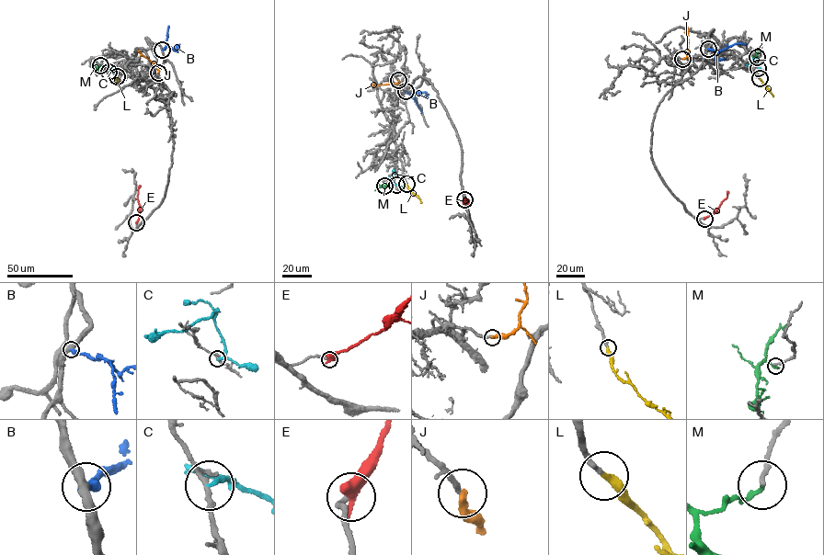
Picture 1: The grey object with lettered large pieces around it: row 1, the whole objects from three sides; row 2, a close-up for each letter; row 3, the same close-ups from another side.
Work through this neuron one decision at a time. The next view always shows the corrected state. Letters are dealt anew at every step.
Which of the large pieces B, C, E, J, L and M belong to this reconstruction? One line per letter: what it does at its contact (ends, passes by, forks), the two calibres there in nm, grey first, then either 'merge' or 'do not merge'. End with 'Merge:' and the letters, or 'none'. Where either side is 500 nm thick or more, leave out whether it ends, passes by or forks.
B: it ends; calibres 400 and 400 nm; do not merge
C: it ends; calibres 140 and 180 nm; do not merge
E: calibres 200 and 650 nm; do not merge
J: it ends; calibres 200 and 340 nm; do not merge
L: it ends; calibres 240 and 360 nm; merge
M: it ends; calibres 200 and 190 nm; do not merge
Merge: L

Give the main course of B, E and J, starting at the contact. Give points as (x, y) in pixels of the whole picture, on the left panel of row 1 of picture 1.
B: (162, 50), (165, 48), (168, 26)
E: (136, 222), (140, 186)
J: (158, 73), (154, 64), (138, 50)

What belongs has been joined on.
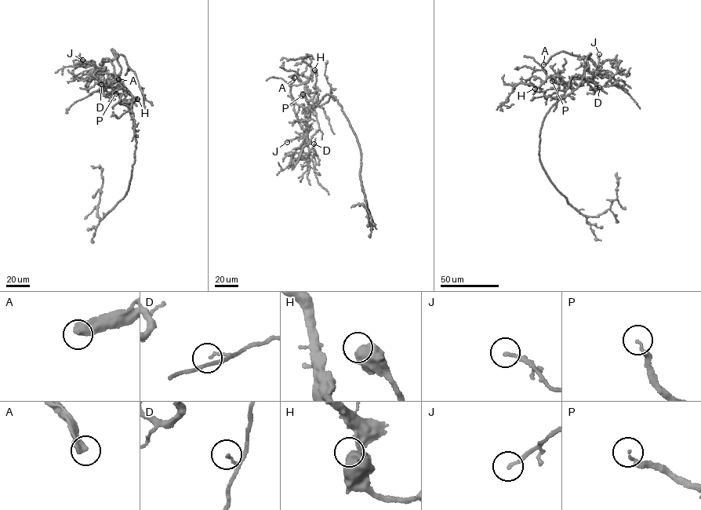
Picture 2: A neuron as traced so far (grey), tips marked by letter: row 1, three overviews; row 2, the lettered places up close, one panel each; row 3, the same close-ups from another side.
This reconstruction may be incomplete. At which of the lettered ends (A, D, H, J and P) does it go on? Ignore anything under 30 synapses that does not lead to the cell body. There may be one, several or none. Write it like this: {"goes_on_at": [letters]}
{"goes_on_at": ["A", "P"]}

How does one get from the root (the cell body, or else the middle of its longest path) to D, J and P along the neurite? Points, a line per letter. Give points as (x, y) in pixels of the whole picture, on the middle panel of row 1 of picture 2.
D: (319, 102), (303, 113), (299, 105), (297, 114), (315, 154), (314, 143)
J: (319, 102), (303, 113), (299, 105), (297, 118), (306, 135), (287, 142)
P: (319, 102), (303, 113), (299, 105), (297, 118), (306, 135), (303, 94)

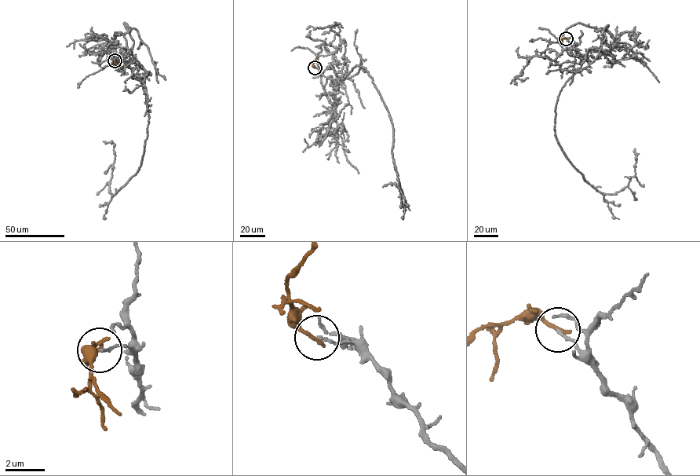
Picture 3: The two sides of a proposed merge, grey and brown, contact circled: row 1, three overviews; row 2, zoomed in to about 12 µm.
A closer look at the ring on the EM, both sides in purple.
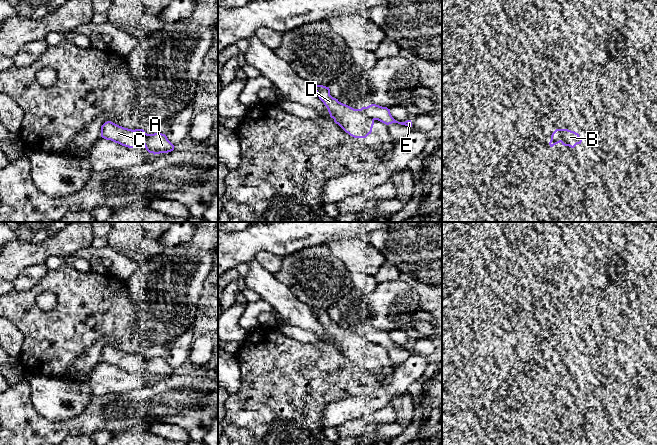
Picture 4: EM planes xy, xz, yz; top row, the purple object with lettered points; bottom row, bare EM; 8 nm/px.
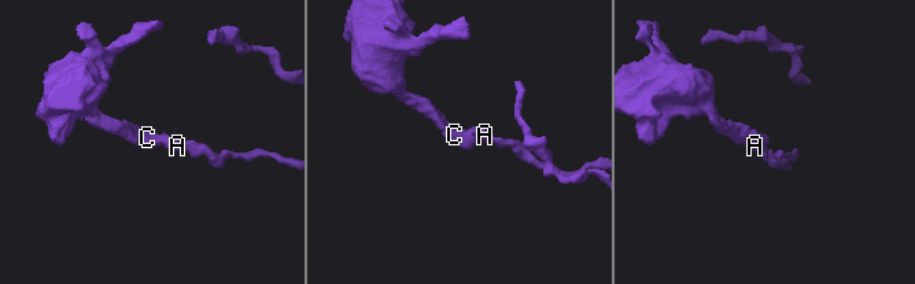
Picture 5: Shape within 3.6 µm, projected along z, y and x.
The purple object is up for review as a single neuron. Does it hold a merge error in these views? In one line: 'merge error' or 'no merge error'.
merge error

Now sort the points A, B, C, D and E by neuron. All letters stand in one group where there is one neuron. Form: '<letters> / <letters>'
A E / B C D

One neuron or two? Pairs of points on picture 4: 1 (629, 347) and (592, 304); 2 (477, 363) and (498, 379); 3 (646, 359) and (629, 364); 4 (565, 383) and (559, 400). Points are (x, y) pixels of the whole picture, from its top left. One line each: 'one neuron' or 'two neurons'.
1: two neurons
2: two neurons
3: two neurons
4: two neurons

